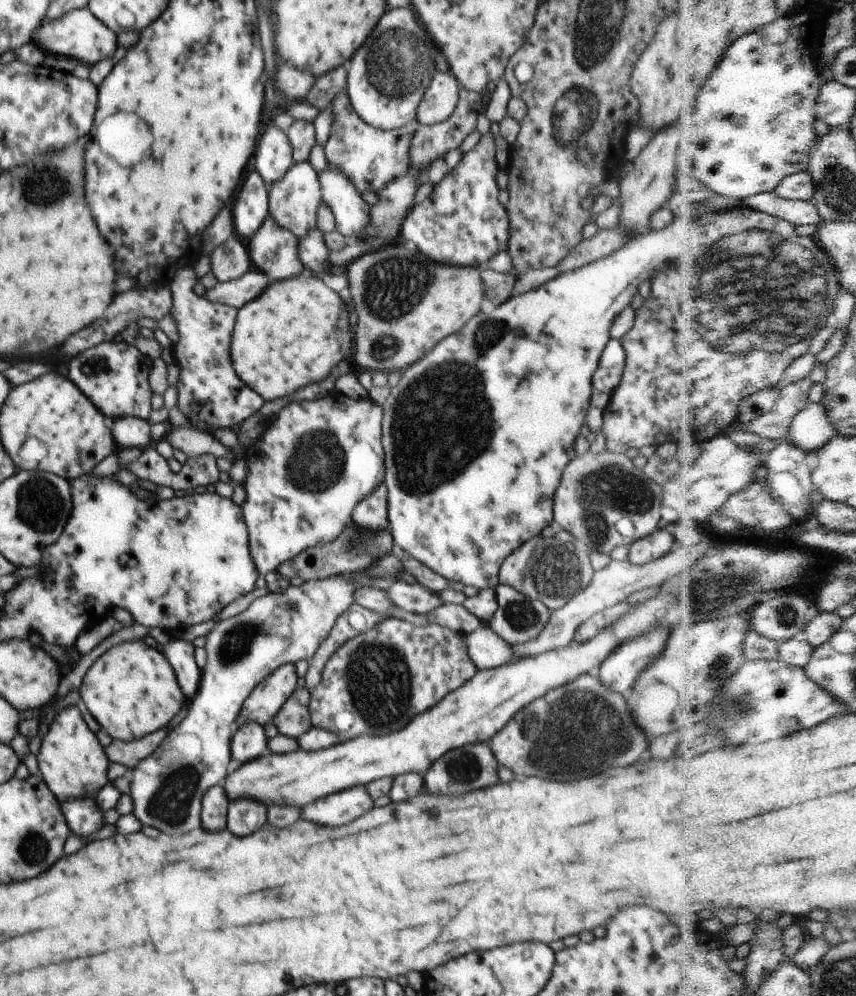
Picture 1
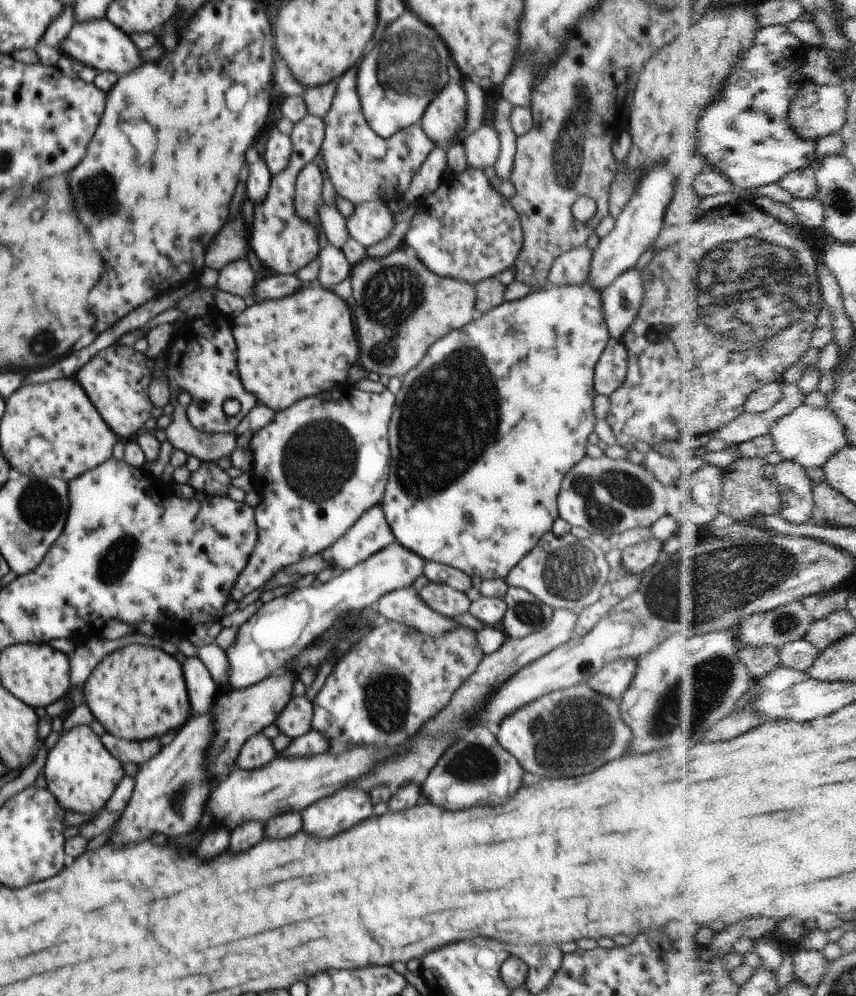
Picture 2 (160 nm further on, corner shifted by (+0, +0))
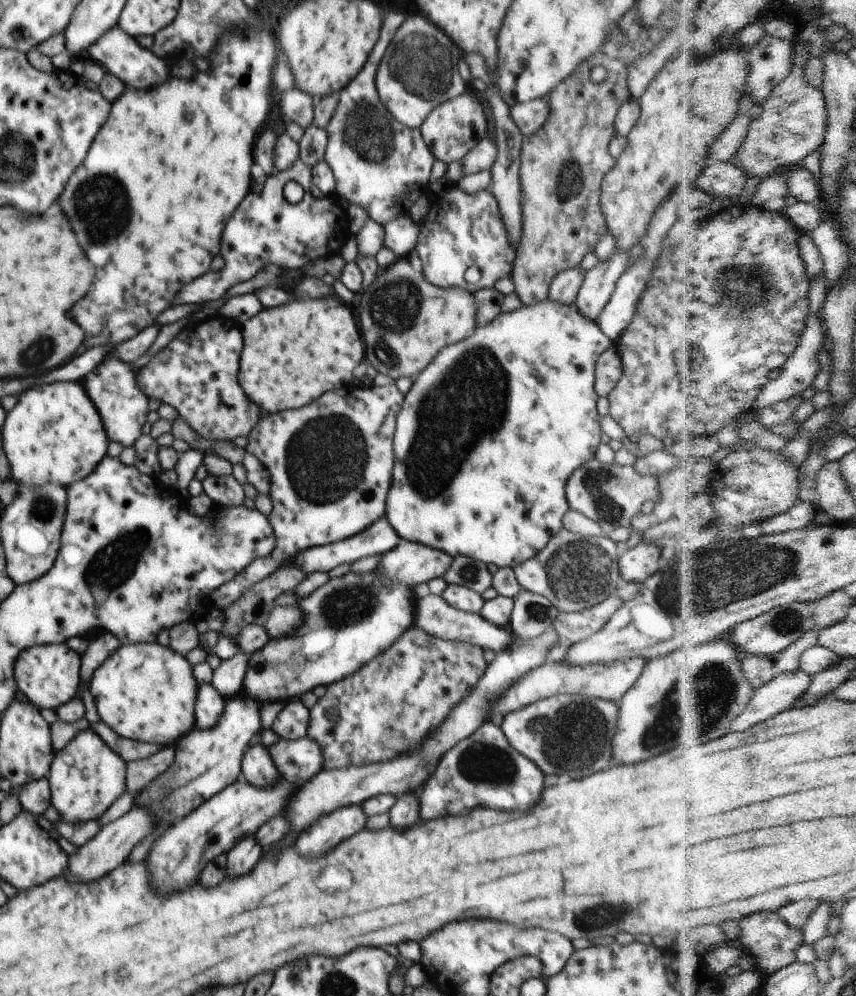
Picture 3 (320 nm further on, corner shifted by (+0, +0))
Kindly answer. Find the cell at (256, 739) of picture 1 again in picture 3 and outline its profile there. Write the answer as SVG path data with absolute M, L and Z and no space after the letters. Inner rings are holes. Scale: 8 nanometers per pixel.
M262 744L249 746L242 760L244 762L242 762L241 770L248 784L258 788L268 788L280 779L279 771L272 761L268 747Z

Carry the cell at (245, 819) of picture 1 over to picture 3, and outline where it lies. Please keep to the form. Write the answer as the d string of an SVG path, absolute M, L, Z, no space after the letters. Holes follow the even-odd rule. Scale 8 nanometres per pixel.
M244 838L238 842L230 852L228 852L228 866L226 866L226 876L228 878L238 878L248 874L254 864L258 864L262 856L262 848L254 838Z

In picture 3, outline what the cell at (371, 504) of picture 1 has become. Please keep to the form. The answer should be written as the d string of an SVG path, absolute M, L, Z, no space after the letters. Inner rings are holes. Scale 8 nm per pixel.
M382 516L378 518L378 520L374 520L366 530L362 530L362 532L351 538L346 538L346 540L328 545L313 546L304 552L300 552L300 554L296 554L296 556L292 558L292 562L289 562L288 565L302 568L302 572L306 572L307 576L314 572L328 573L337 566L345 563L353 564L362 558L375 556L377 554L384 555L399 543L400 539L398 534L396 534L394 528L390 526L385 516Z

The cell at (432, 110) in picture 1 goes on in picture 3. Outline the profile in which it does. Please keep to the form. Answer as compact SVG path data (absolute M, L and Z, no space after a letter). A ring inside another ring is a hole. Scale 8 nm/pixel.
M471 91L434 108L421 124L420 130L424 142L435 158L450 164L456 160L461 161L482 138L486 138L486 116L482 104Z

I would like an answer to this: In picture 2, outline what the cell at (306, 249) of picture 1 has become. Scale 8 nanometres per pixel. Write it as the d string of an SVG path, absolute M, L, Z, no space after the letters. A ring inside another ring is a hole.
M328 241L320 244L319 255L320 261L319 281L326 289L330 289L336 284L340 284L351 276L354 266L352 266L346 255Z

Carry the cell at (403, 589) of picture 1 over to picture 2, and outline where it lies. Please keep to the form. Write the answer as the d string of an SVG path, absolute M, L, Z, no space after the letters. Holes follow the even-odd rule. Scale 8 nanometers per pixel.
M429 583L419 593L435 611L453 619L468 613L472 604L465 592L447 584Z

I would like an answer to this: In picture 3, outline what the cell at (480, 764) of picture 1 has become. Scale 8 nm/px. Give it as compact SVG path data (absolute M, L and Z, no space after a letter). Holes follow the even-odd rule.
M488 720L442 756L436 770L418 793L420 818L434 820L440 816L468 816L470 810L478 806L522 812L542 798L542 790L540 768L512 748L501 728Z

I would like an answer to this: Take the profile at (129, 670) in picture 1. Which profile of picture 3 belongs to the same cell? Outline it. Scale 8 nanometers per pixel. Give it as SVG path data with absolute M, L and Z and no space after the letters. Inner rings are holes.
M127 642L92 672L89 690L98 716L113 732L166 747L194 728L198 684L190 662L182 654L159 643Z

